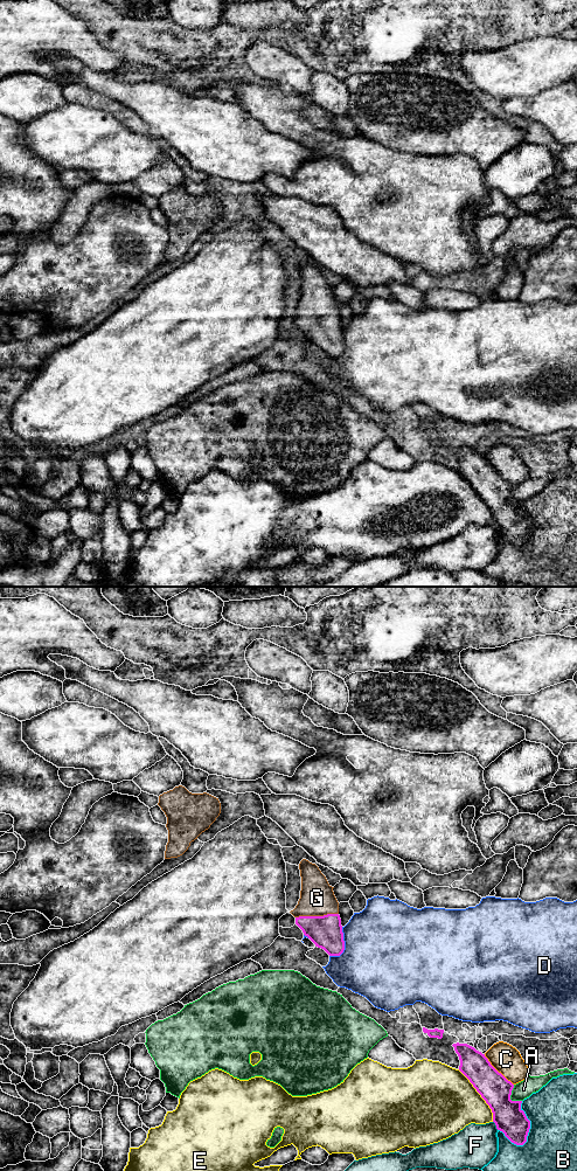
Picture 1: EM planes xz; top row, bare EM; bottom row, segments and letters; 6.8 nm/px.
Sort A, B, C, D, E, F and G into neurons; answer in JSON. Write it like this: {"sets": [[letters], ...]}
{"sets": [["A"], ["B"], ["C"], ["D"], ["E"], ["F"], ["G"]]}

